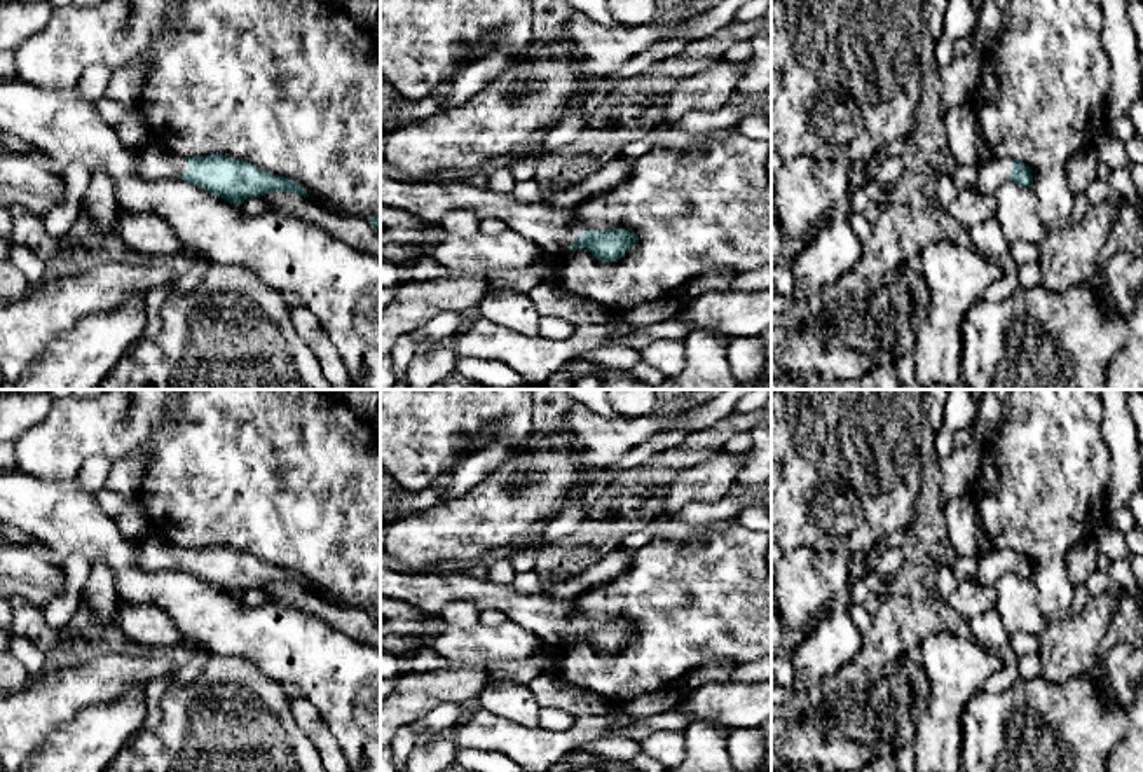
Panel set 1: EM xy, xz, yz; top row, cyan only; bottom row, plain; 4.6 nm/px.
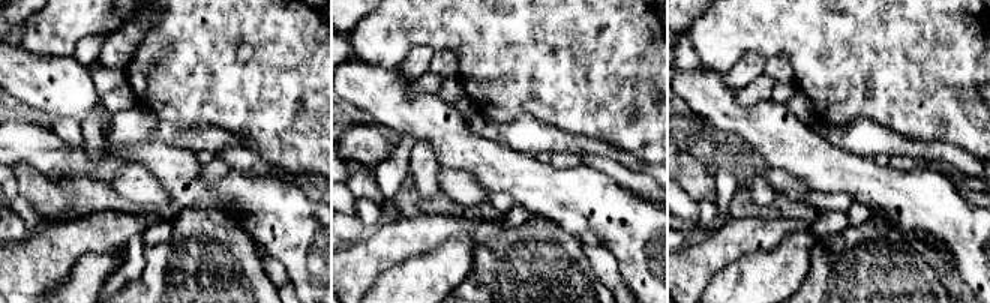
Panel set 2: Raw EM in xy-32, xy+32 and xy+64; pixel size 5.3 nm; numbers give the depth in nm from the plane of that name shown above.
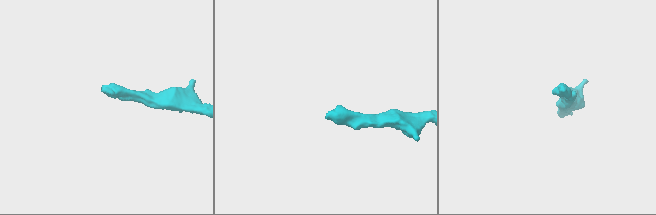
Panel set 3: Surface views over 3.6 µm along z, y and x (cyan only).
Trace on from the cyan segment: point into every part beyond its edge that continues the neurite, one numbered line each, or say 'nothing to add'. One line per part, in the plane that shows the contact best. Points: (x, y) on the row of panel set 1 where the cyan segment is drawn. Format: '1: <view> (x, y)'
1: xy (154, 161)

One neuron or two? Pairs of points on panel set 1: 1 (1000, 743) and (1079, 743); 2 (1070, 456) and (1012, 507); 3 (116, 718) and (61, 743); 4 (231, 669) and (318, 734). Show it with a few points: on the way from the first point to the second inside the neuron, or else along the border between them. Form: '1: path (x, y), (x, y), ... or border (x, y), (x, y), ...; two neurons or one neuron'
1: path (1019, 748), (1060, 746); one neuron
2: path (1054, 460), (1028, 491); one neuron
3: path (102, 732), (89, 743), (75, 743); one neuron
4: border (292, 692), (290, 711), (294, 720), (318, 751); two neurons

